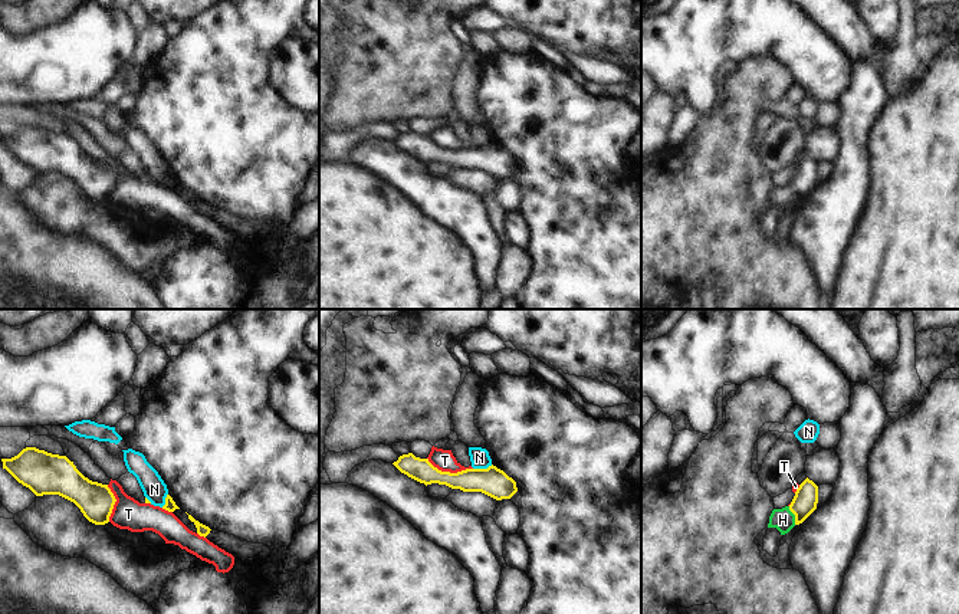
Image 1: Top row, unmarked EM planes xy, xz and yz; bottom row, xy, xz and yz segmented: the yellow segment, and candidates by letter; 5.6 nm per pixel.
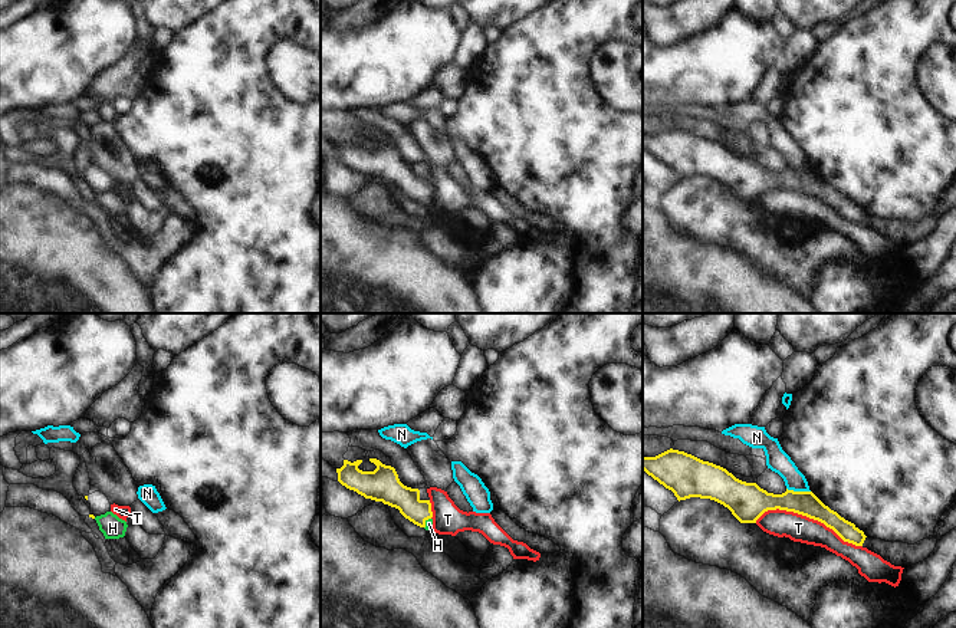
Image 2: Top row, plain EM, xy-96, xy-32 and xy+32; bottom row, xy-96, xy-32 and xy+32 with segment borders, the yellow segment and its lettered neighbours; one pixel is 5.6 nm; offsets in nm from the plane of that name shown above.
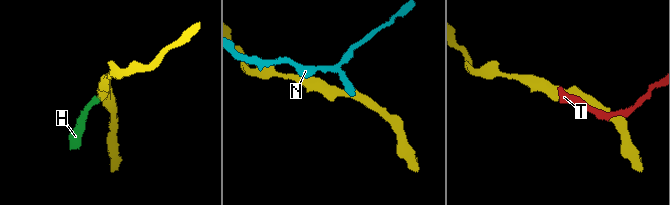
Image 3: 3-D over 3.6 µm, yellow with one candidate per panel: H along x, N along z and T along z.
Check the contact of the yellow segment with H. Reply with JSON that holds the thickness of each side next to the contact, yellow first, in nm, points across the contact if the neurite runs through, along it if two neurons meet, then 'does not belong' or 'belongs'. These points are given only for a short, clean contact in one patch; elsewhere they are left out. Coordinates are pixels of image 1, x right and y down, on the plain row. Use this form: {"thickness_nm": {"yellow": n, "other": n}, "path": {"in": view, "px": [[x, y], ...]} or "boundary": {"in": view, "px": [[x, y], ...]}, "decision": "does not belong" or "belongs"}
{"thickness_nm": {"yellow": 140, "other": 120}, "path": {"in": "yz", "px": [[805, 177], [794, 191], [782, 197]]}, "decision": "belongs"}

